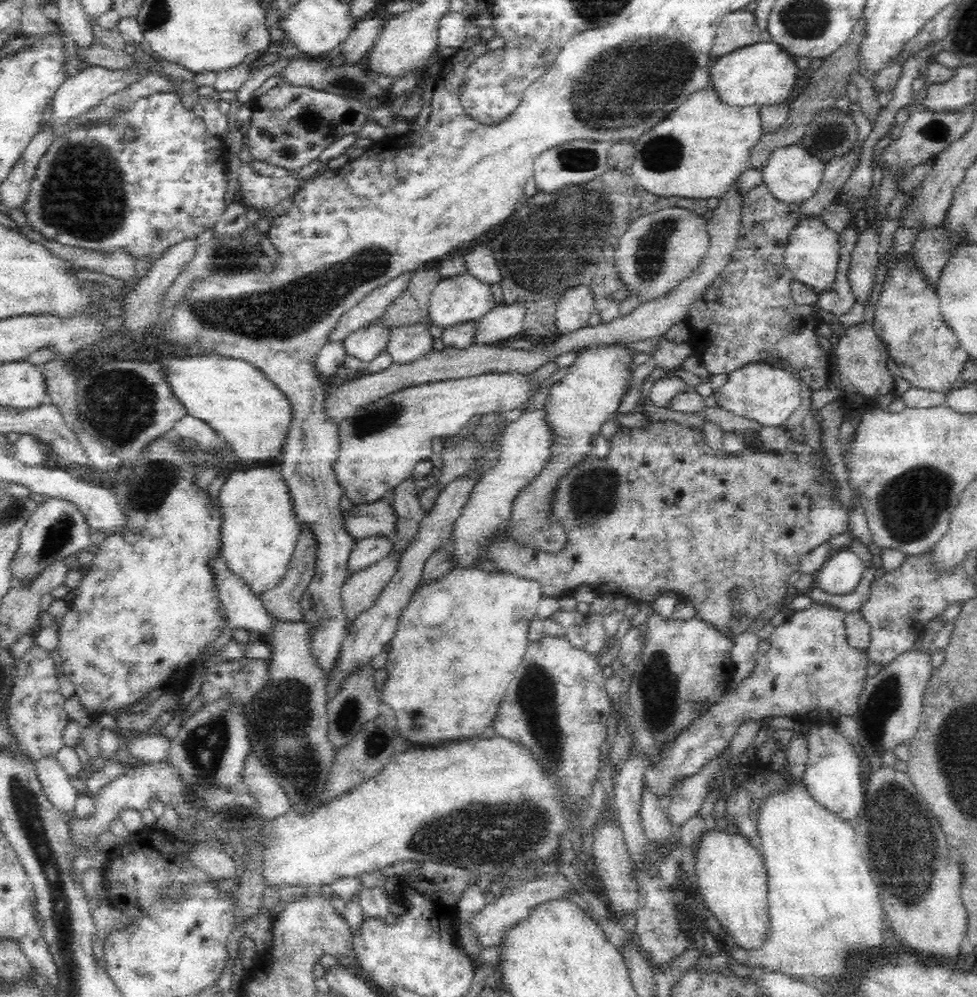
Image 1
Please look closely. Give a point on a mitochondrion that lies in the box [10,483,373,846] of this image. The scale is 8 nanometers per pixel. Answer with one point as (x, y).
(206, 746)

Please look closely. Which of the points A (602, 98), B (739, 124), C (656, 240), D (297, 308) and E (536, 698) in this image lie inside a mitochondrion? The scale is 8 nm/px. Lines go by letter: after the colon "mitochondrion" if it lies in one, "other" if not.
A: mitochondrion
B: other
C: mitochondrion
D: mitochondrion
E: mitochondrion

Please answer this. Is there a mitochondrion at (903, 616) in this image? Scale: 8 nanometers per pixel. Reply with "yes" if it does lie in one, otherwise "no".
no

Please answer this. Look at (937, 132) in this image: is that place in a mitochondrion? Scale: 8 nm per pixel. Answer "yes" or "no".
no

